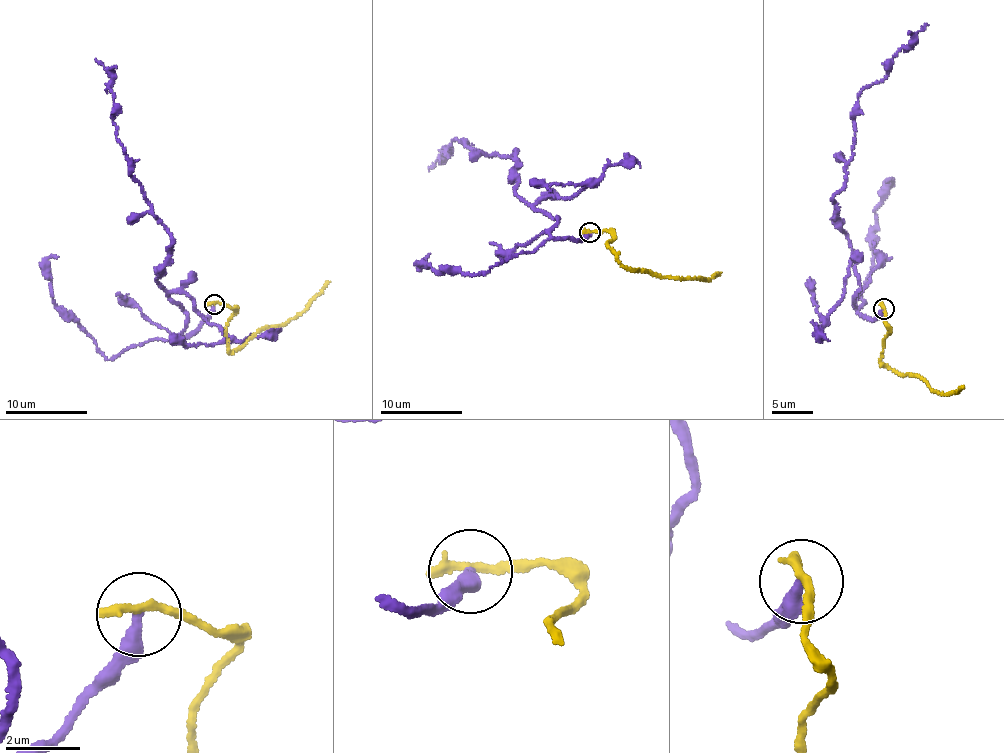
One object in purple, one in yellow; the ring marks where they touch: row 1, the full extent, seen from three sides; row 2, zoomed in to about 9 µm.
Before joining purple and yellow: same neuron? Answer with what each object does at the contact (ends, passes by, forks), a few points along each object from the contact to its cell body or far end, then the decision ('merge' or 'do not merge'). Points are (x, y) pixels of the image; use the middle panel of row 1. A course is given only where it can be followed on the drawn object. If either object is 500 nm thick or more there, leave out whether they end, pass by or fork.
purple ends | yellow ends | purple via (589, 232), (579, 241), (551, 235), (557, 217), (515, 190), (514, 150), (487, 156), (457, 138), (429, 171) | yellow via (589, 232), (599, 231), (613, 236), (611, 242), (607, 242), (622, 264), (662, 276), (710, 279), (721, 272) | do not merge

